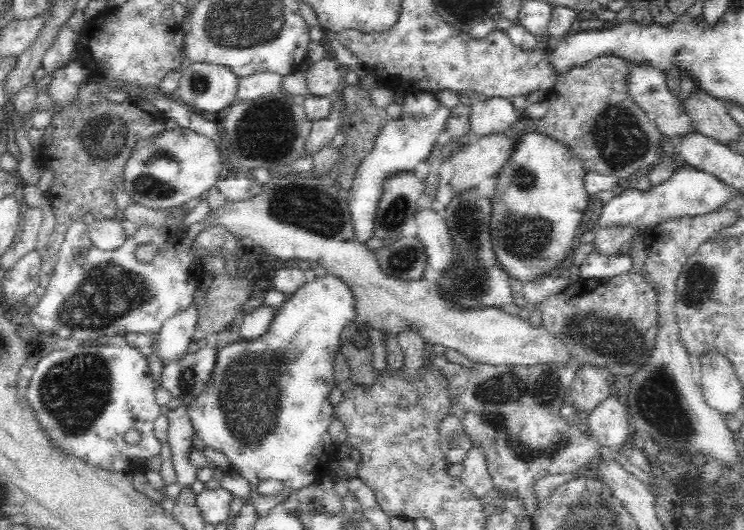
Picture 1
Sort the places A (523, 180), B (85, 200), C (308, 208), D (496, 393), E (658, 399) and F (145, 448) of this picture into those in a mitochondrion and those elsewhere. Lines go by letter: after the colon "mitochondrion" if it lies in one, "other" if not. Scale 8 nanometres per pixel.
A: mitochondrion
B: other
C: mitochondrion
D: mitochondrion
E: mitochondrion
F: other

